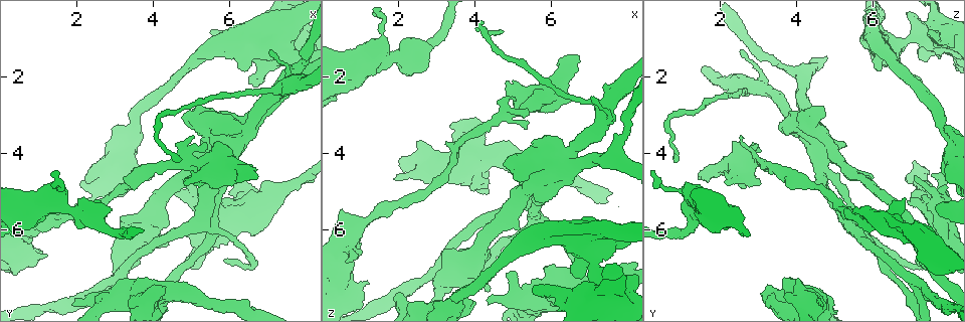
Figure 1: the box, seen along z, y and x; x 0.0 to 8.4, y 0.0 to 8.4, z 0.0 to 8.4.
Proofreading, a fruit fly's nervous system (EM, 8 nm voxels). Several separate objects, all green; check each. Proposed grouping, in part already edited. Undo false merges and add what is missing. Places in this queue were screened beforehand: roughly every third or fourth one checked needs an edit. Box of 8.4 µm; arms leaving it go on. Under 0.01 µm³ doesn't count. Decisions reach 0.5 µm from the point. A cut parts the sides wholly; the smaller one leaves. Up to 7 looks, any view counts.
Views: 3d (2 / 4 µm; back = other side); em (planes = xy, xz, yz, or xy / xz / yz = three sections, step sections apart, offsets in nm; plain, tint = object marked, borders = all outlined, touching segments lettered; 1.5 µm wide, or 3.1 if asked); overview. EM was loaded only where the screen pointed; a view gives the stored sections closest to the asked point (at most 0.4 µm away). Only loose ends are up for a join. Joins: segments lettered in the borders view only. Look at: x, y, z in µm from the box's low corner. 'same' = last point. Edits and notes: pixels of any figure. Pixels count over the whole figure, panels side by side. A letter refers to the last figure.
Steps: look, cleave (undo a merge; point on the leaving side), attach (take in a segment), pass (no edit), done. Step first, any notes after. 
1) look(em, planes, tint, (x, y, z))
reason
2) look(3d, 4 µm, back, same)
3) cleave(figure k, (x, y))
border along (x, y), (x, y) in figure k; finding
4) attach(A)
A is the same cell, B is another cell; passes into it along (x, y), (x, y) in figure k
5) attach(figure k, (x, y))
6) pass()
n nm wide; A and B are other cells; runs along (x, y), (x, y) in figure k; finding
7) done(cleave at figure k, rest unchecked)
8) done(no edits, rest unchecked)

look(em, planes, plain, (6.40, 5.15, 7.05))
free end

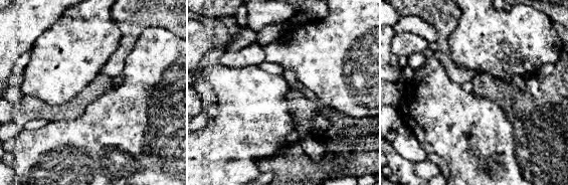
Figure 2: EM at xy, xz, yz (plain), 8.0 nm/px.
look(em, planes, borders, same)
what lies round it

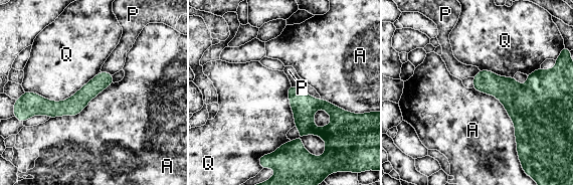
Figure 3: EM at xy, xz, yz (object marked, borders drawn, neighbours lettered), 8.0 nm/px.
pass()
A, P and Q are other cells; runs along (110, 76), (71, 107), (27, 96) in figure 3; no lettered segment goes on from it

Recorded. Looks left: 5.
look(3d, 2 µm, (6.70, 2.20, 7.30))
free end

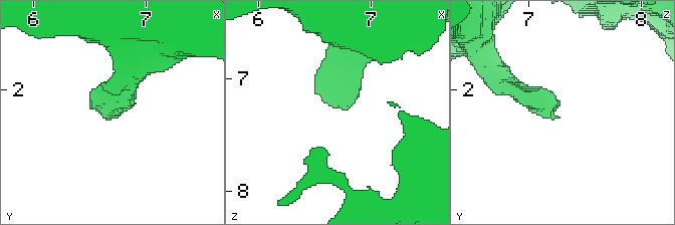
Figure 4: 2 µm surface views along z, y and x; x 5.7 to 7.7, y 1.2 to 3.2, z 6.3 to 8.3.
look(em, planes, plain, (6.74, 2.24, 7.26))

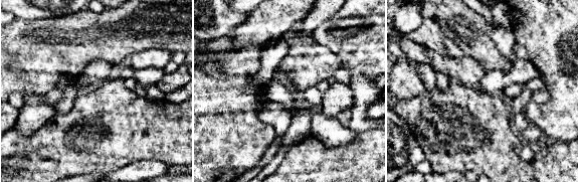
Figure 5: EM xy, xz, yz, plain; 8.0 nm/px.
look(em, planes, borders, same)

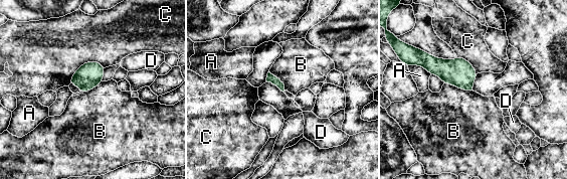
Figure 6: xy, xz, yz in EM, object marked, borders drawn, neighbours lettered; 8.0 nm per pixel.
pass()
C touches over 320 nm; A, B, C and D are other cells; border along (443, 83), (475, 92) in figure 6; none of them fits

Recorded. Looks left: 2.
look(em, xz, step 8, tint, (6.65, 6.95, 6.95))
abrupt turn

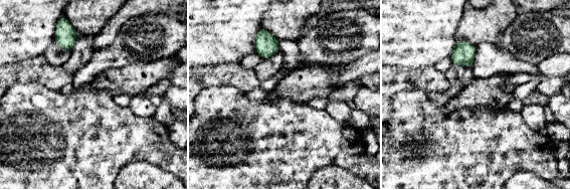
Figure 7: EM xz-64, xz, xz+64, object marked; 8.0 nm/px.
look(em, planes, borders, same)

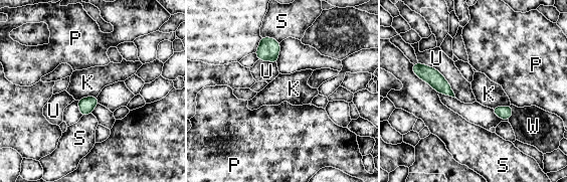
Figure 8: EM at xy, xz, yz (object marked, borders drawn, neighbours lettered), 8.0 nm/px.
pass()
K, P, S, U and W are other cells; border along (417, 75), (438, 93) in figure 8; all the same neuron

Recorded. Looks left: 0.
done(no edits, rest unchecked)

